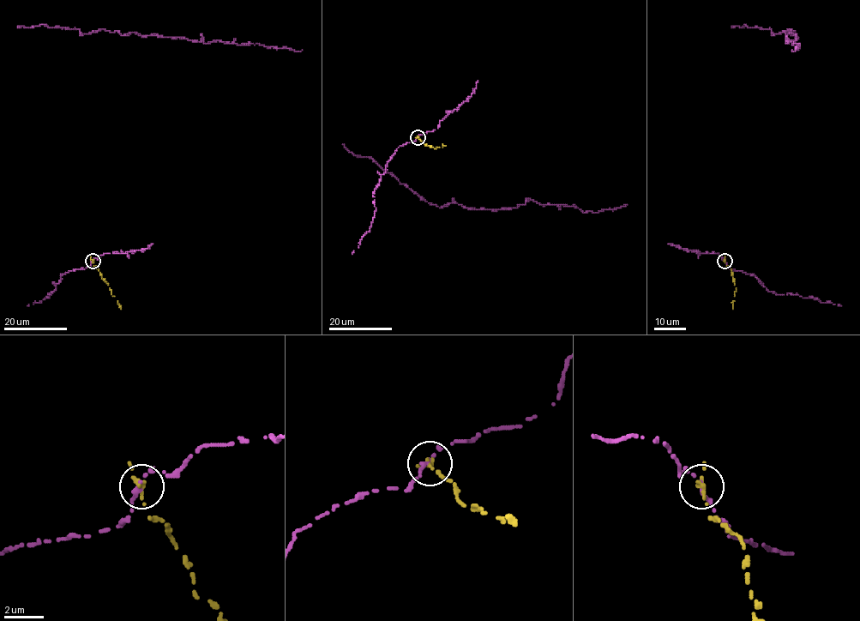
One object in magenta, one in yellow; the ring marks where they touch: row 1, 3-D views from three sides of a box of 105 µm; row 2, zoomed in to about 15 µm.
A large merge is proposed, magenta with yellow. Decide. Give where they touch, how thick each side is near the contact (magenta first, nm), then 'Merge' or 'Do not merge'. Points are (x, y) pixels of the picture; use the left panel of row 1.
Place: (93, 261). Thickness 260 nm (magenta) against 280 nm. Do not merge

